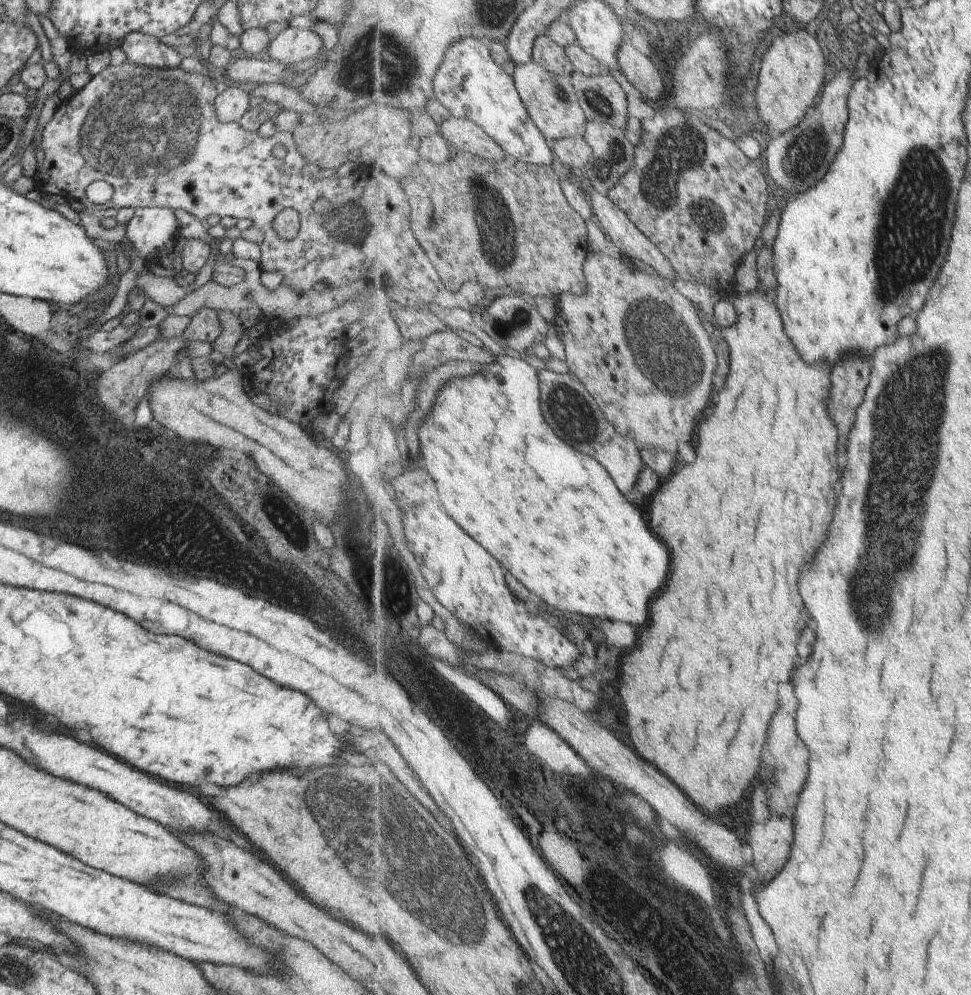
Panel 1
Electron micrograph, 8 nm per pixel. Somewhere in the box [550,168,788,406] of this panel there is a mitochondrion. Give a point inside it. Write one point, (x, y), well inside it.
(660, 342)

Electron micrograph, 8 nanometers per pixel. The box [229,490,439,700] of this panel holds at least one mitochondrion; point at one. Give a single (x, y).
(383, 568)

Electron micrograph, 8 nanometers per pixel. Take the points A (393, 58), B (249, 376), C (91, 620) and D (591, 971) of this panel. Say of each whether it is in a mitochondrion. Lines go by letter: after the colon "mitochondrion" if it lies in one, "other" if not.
A: mitochondrion
B: other
C: other
D: mitochondrion

